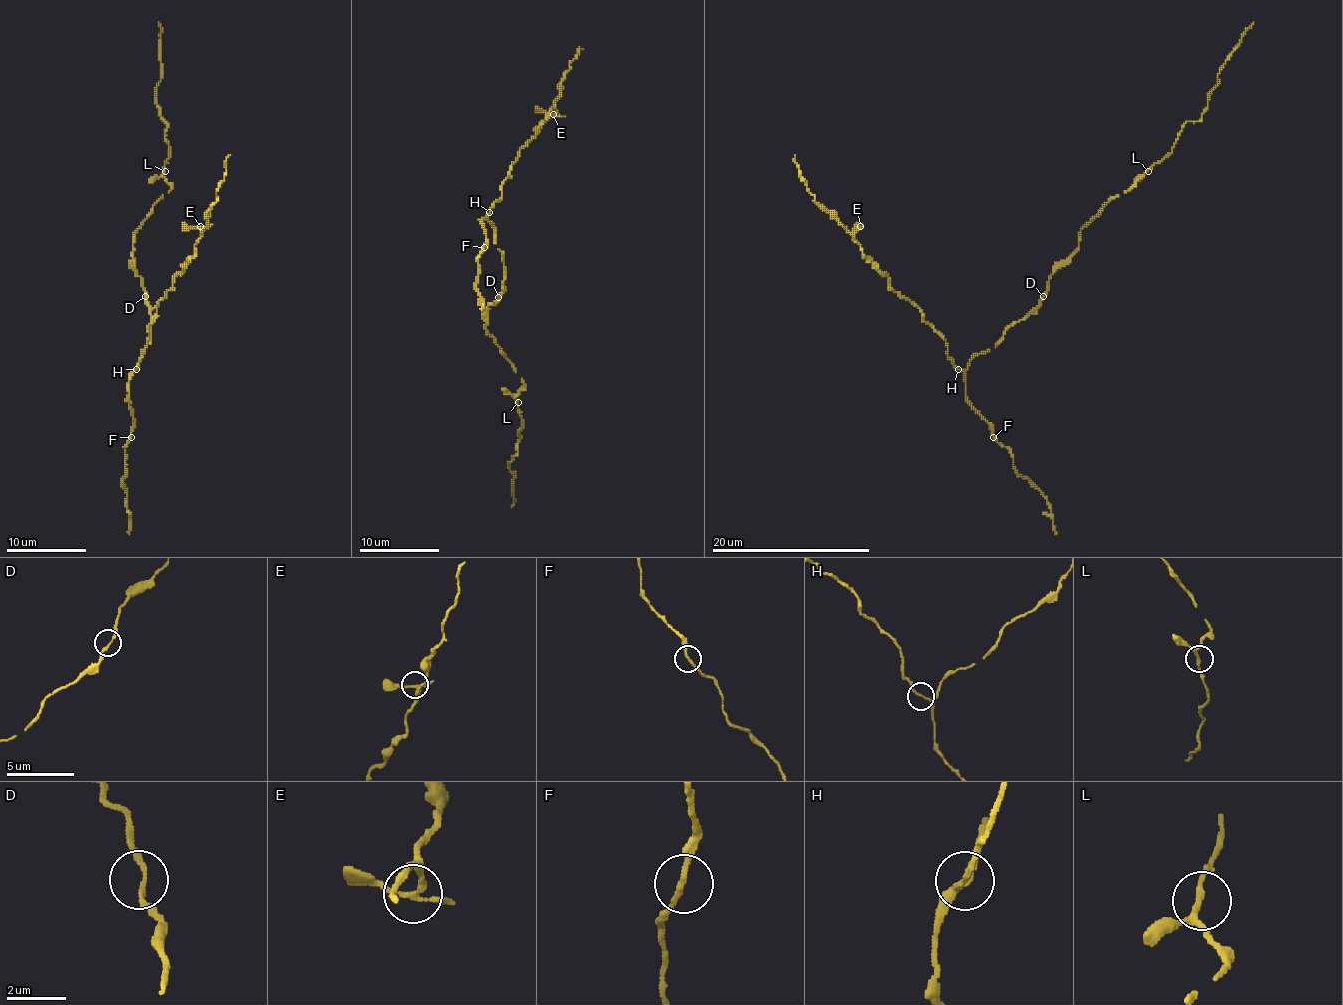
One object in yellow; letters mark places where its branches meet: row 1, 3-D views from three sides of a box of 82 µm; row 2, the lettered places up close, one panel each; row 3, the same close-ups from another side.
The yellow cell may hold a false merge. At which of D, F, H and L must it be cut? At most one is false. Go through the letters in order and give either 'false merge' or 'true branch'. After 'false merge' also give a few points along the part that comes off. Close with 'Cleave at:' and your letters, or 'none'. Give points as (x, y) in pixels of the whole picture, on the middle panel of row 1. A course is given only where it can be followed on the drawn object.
D: true branch
F: true branch
H: true branch
L: true branch
Cleave at: none

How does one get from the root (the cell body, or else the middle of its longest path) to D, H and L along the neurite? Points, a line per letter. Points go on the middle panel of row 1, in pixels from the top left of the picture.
D: (504, 285), (504, 291), (498, 297)
H: (504, 285), (504, 255), (496, 243), (496, 227), (488, 219), (490, 212)
L: (504, 285), (500, 299), (488, 307), (486, 333), (494, 339), (522, 378), (524, 388), (516, 398), (518, 402)

